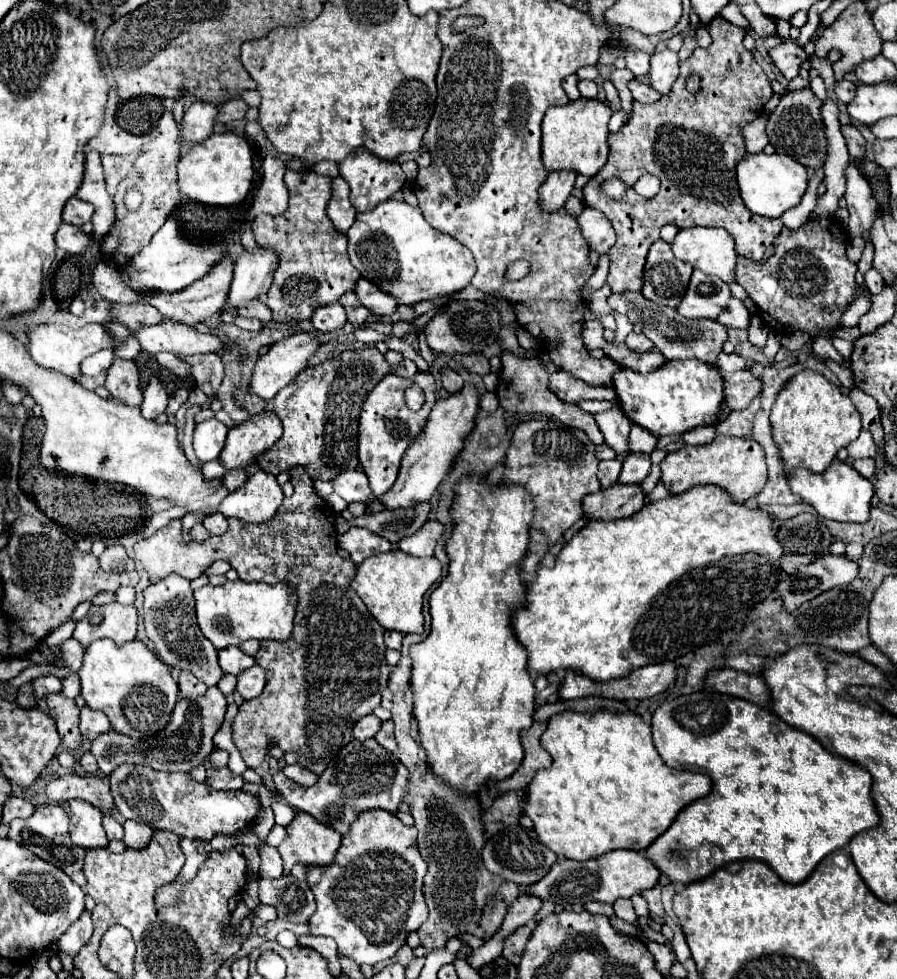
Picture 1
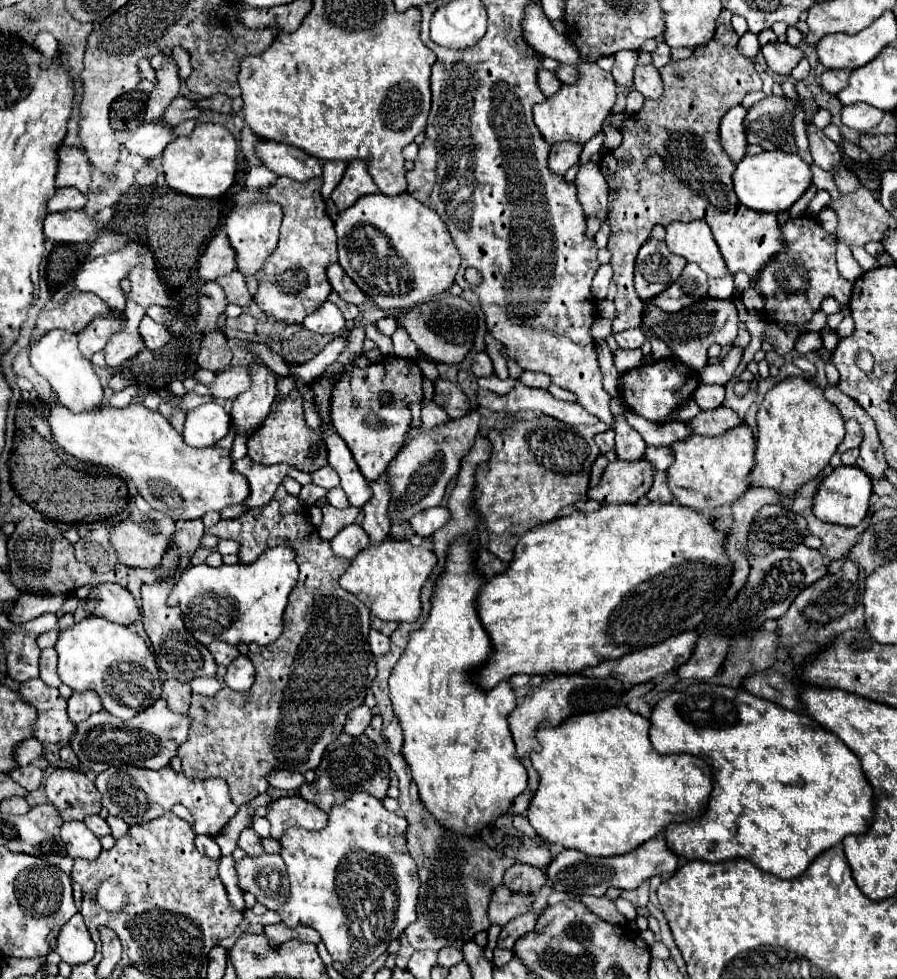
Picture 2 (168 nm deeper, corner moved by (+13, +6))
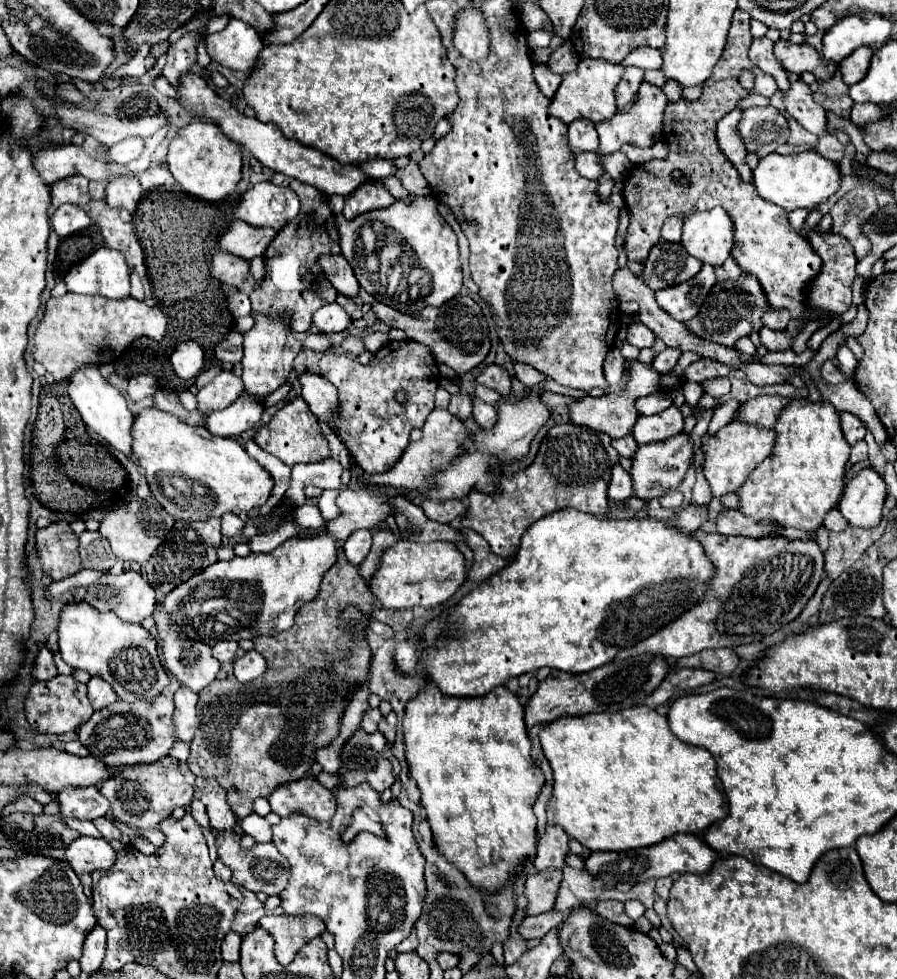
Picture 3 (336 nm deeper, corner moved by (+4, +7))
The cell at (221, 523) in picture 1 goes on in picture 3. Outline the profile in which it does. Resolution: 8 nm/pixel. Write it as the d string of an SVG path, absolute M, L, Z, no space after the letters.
M226 513L222 517L222 535L224 537L234 537L234 535L240 535L244 529L244 521L234 515L234 513Z

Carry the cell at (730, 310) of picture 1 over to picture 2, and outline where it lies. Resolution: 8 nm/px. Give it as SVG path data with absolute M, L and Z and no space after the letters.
M727 274L723 278L709 278L709 298L731 300L733 298L733 276Z

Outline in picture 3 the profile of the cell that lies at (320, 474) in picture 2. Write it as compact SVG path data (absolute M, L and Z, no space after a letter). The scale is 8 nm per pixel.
M322 459L316 463L296 463L292 467L292 479L286 497L296 507L300 507L300 489L308 485L320 489L340 489L340 475L342 475L342 465L334 459Z

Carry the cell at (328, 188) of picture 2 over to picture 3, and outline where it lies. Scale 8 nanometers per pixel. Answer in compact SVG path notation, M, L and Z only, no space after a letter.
M378 159L378 161L366 161L360 165L362 171L366 175L370 175L372 179L384 179L388 175L394 175L396 173L396 165L392 161L386 161L386 159Z

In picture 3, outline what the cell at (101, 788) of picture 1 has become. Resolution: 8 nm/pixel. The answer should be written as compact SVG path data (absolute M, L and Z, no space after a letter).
M66 787L58 793L60 815L76 819L98 819L104 817L110 803L100 795L96 787Z

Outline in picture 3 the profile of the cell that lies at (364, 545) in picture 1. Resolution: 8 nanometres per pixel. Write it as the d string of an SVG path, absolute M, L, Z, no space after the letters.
M368 529L354 531L350 535L350 539L346 541L346 545L344 545L346 559L352 565L360 565L366 559L366 555L370 553L370 547L372 547L372 533Z

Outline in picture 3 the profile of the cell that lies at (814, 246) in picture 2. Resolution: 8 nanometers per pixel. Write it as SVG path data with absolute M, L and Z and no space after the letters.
M814 231L808 233L808 241L812 243L812 249L822 257L824 267L820 271L820 275L812 281L810 289L808 289L808 305L814 311L820 313L830 313L830 315L842 315L848 311L848 307L852 305L852 281L856 277L856 255L854 249L850 247L848 239L828 233L828 235L818 235Z

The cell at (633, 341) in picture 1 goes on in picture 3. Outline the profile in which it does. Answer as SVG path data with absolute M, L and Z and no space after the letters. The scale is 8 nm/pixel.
M634 323L628 327L628 343L630 345L636 345L638 349L646 349L646 347L652 347L656 341L656 335L644 325L644 323Z

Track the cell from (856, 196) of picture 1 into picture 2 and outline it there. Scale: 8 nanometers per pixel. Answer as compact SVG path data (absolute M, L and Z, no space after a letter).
M807 126L807 136L809 136L809 148L811 148L813 162L825 172L835 174L843 162L843 154L839 146L833 140L829 140L823 134L823 130L819 130L817 126Z

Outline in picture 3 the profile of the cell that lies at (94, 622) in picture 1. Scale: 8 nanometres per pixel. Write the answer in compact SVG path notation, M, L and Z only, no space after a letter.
M136 571L120 575L102 575L88 587L86 601L100 611L114 611L122 621L142 623L156 609L156 597L150 583Z

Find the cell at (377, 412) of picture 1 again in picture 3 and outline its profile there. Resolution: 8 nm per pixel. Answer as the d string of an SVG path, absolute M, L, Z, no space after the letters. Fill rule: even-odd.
M390 341L368 365L360 365L352 355L326 351L318 365L320 375L338 389L338 437L352 453L356 465L364 473L390 471L408 447L410 431L422 429L428 413L434 409L434 393L440 385L440 371L430 347L414 341ZM398 391L406 393L404 405L394 399Z

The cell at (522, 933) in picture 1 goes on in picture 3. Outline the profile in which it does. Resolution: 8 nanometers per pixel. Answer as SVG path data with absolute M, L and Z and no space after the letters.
M556 909L542 913L542 915L532 915L532 917L524 919L524 923L520 927L520 935L524 939L542 939L548 931L552 931L562 921L564 921L564 913L560 913Z

